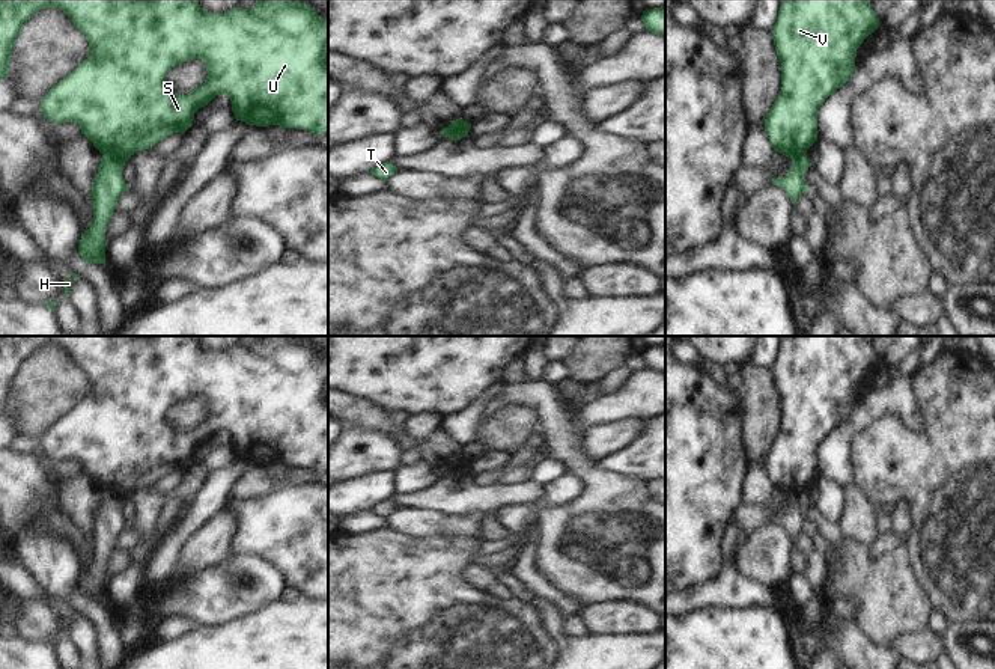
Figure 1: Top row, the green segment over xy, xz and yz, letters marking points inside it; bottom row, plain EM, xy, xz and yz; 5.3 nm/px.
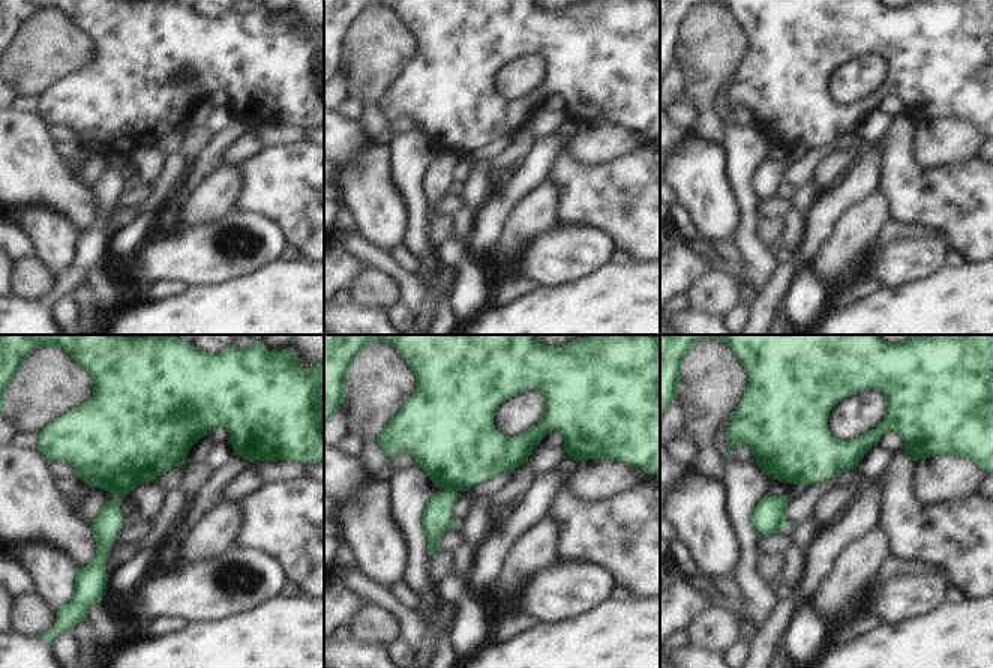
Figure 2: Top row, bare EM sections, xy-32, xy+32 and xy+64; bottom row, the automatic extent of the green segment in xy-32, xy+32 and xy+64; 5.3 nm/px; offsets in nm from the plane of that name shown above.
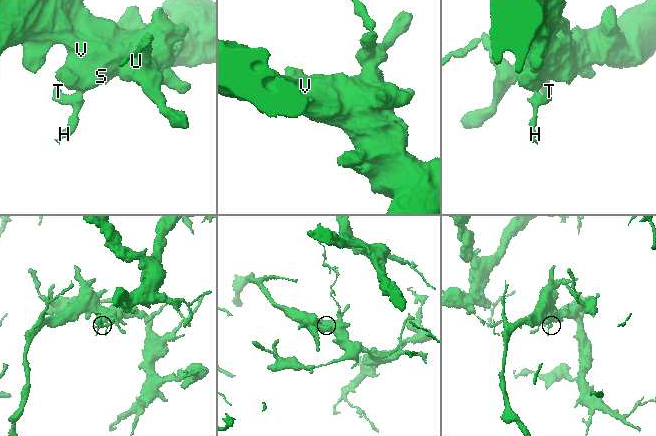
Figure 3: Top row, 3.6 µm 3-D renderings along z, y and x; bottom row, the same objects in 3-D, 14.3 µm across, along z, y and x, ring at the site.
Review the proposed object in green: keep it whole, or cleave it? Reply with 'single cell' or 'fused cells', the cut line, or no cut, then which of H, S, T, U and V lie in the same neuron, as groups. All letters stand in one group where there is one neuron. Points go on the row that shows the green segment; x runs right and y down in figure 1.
fused cells | xy (103, 154), (118, 154), (127, 160) | H T / S U V

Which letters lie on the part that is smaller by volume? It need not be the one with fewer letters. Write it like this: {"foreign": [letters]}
{"foreign": ["H", "T"]}

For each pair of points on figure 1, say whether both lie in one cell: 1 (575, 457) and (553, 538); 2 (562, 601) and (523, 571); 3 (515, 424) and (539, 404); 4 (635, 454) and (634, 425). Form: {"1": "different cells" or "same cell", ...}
{"1": "same cell", "2": "same cell", "3": "different cells", "4": "different cells"}

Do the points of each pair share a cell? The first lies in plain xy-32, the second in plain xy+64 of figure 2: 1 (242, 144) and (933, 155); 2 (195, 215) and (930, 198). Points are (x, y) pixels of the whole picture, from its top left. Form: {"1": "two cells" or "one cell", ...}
{"1": "one cell", "2": "two cells"}

